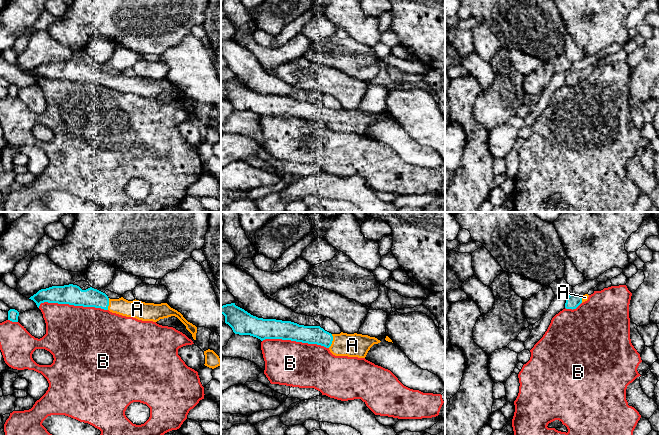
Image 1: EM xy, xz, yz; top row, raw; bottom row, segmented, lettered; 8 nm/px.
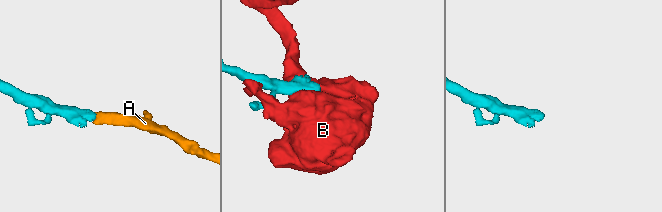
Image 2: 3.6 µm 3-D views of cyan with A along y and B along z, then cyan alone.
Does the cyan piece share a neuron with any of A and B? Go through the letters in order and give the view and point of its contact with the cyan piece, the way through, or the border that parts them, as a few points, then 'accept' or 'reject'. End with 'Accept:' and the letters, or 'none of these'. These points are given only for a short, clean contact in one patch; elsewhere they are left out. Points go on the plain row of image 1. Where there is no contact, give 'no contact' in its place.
A: contact xz (332, 116); accept
B: contact xy (73, 80); reject
Accept: A

